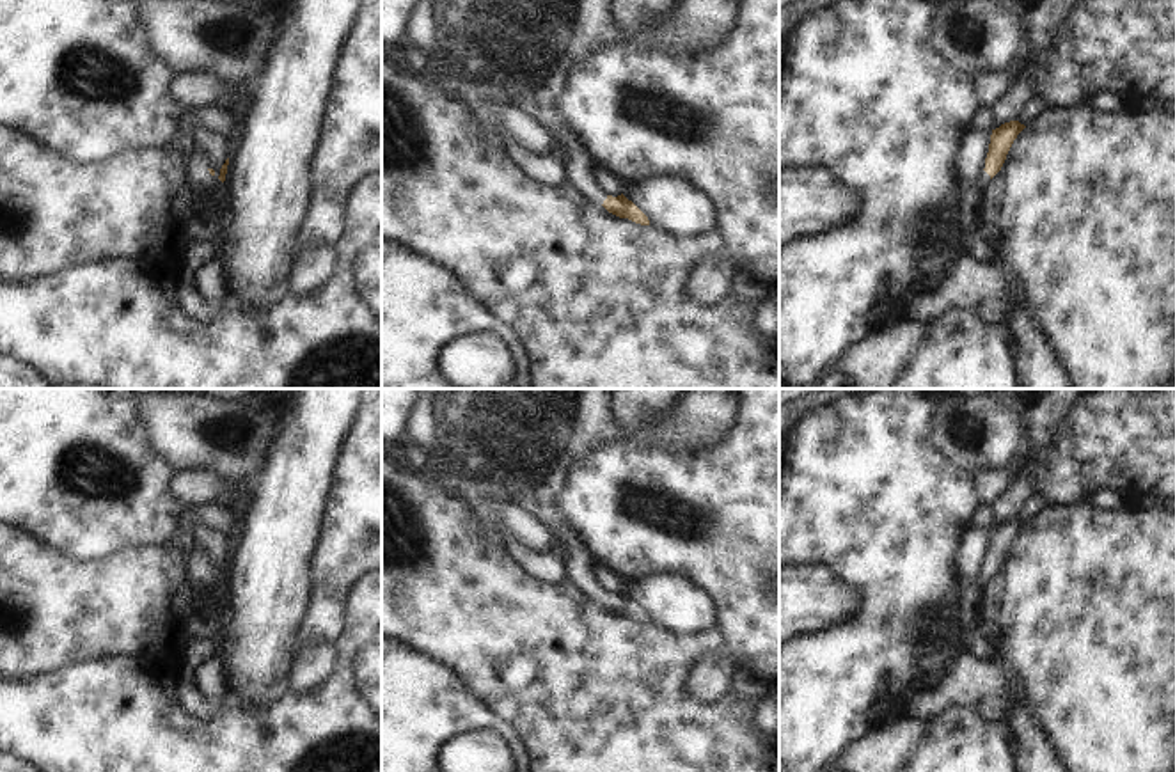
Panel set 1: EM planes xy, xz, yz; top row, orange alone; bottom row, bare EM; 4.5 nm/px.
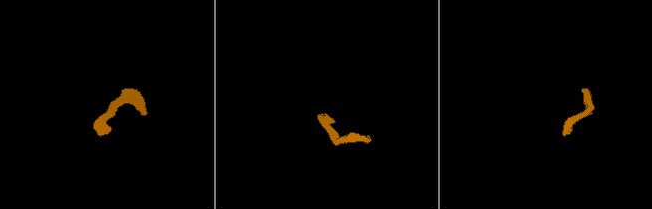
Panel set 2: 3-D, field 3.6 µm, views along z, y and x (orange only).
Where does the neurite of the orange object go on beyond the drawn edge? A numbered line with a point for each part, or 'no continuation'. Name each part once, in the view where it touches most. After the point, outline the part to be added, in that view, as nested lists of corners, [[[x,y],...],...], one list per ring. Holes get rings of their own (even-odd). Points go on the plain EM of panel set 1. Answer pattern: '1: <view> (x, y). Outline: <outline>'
1: xz (517, 446). Outline: [[[433,389],[431,412],[435,417],[435,442],[446,461],[469,483],[477,486],[497,504],[515,504],[529,511],[552,531],[563,550],[566,580],[584,595],[602,603],[607,591],[593,577],[593,557],[579,534],[557,509],[557,495],[566,486],[573,461],[600,440],[623,435],[612,414],[611,389]]]

